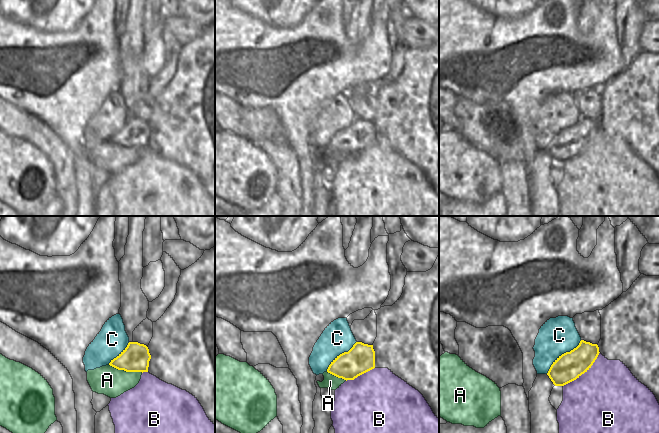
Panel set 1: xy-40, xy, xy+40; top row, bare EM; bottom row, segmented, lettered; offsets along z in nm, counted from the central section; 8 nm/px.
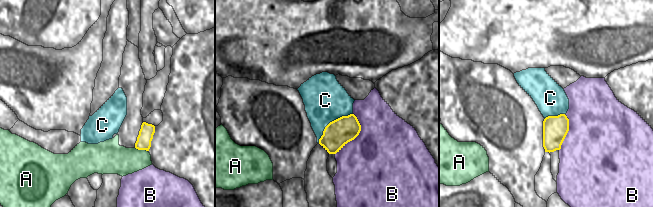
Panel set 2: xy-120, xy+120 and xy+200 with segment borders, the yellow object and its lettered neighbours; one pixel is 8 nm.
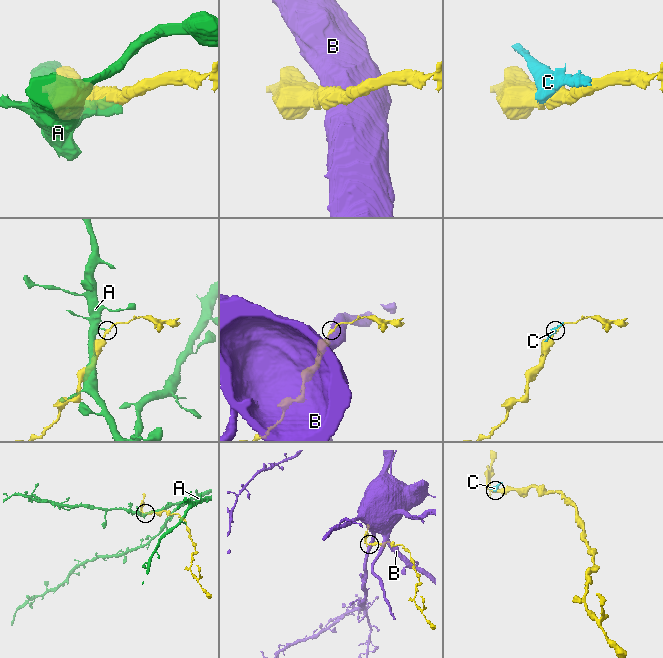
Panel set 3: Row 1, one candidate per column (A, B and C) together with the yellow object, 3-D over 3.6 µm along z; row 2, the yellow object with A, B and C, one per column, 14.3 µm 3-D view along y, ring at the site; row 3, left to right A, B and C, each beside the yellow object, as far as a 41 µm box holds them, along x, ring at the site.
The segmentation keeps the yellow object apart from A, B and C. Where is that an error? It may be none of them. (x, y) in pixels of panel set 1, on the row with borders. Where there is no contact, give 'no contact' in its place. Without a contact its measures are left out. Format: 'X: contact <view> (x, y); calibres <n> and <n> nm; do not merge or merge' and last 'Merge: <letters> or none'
A: contact xy-40 (125, 370); calibres 220 and 240 nm; do not merge
B: contact xy+40 (583, 373); calibres 220 and 500 nm; do not merge
C: contact xy+40 (562, 354); calibres 220 and 300 nm; do not merge
Merge: none

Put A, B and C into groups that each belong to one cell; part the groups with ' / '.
A / B / C

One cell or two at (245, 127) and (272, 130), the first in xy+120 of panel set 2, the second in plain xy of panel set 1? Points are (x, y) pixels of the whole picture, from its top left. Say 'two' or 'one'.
one

